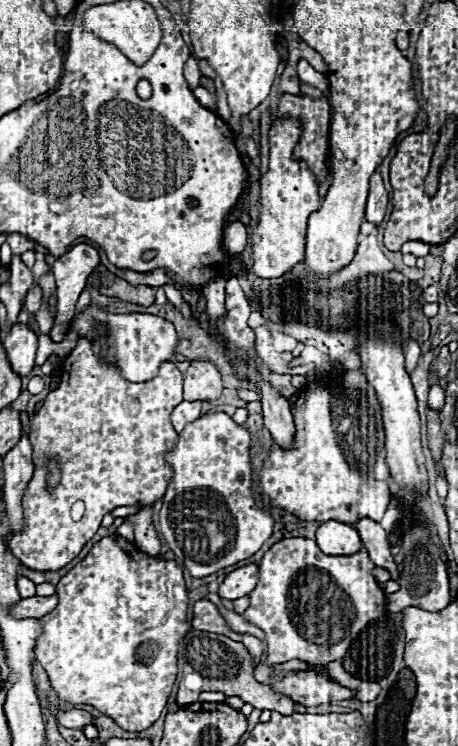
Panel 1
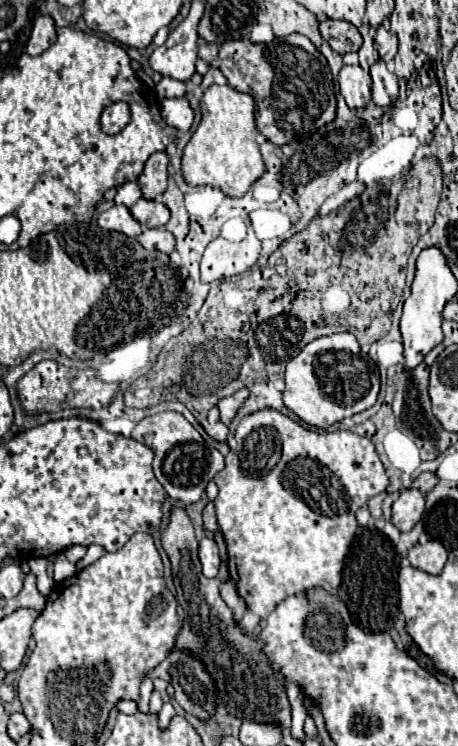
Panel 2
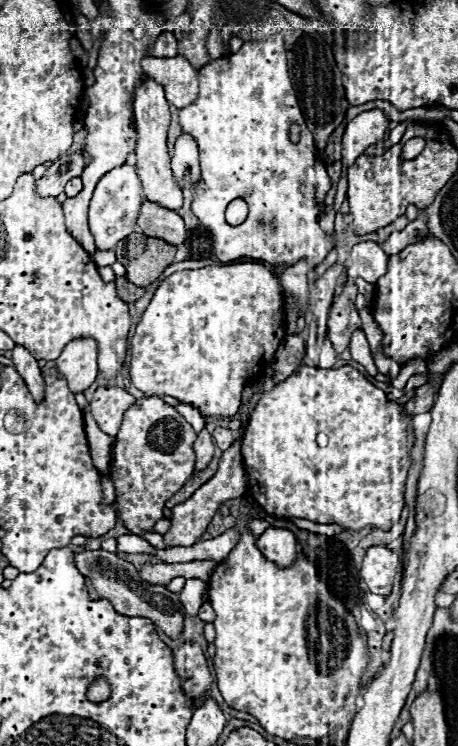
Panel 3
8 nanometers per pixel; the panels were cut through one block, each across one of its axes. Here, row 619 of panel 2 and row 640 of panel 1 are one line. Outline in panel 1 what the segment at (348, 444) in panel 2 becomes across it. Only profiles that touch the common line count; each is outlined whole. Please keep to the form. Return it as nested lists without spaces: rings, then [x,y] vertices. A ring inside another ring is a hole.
[[[244,634],[244,636],[242,636],[242,644],[248,648],[254,664],[258,666],[258,664],[260,664],[260,658],[266,654],[266,640],[258,640],[258,638],[254,638],[254,636]]]

